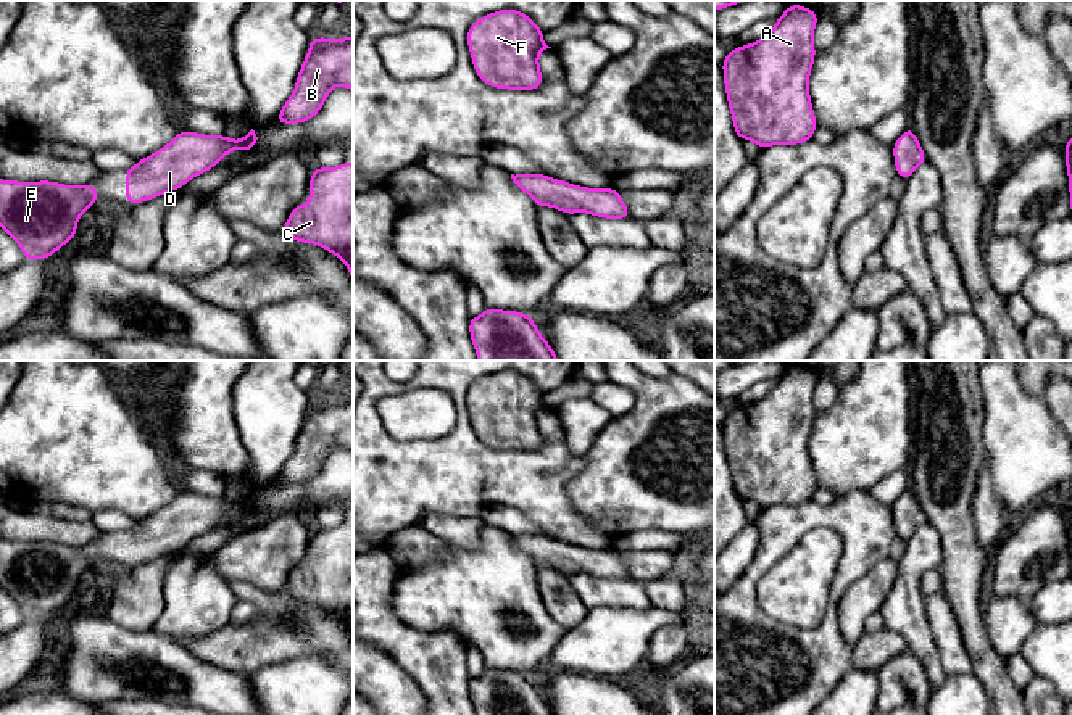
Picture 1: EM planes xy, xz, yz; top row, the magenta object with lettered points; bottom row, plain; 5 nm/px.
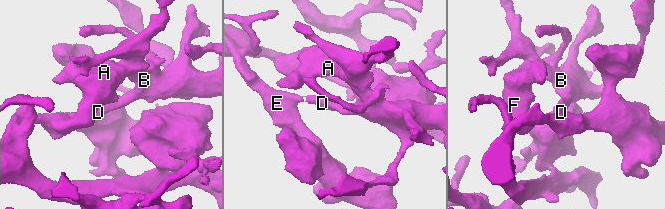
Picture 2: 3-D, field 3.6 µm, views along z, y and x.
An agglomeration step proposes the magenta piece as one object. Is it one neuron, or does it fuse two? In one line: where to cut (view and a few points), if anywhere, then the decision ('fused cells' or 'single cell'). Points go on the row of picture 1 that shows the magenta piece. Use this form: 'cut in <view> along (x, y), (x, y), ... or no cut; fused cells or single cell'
no cut; single cell

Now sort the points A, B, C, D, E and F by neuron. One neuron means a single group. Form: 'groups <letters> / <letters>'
groups A B C D E F

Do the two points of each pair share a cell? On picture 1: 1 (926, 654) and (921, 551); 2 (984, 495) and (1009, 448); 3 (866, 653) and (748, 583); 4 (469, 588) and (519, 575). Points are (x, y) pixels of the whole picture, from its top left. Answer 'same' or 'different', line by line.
1: same
2: different
3: different
4: same

